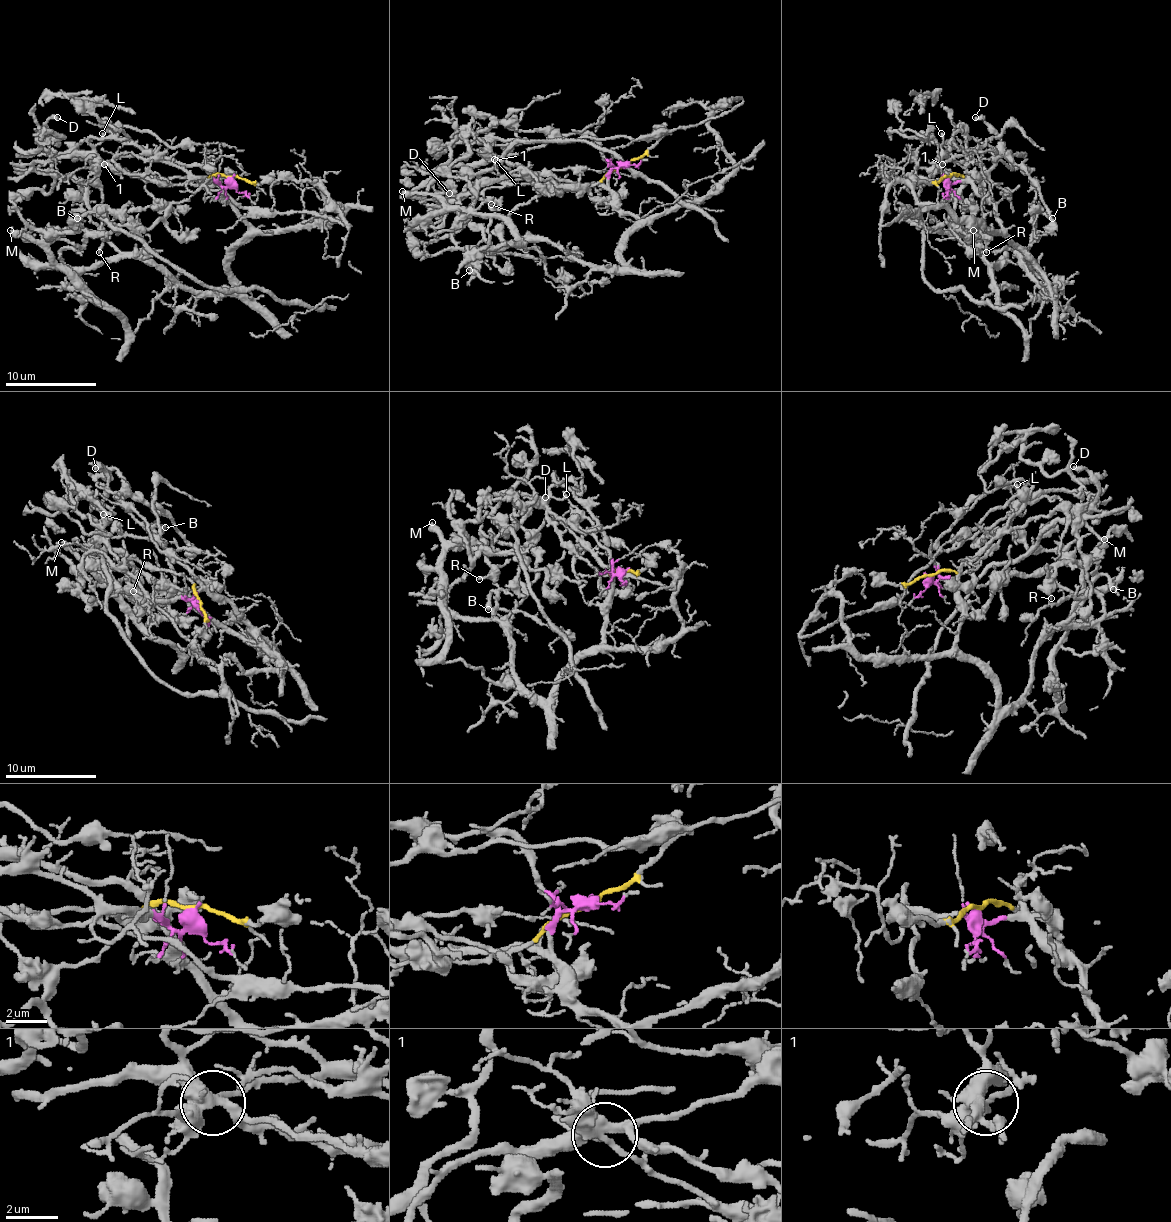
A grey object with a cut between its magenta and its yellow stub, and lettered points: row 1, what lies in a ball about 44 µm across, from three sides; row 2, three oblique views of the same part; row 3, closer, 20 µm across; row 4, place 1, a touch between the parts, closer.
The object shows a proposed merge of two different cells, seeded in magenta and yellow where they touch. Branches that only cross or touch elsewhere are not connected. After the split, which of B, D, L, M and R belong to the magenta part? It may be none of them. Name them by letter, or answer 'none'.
B, M, R

